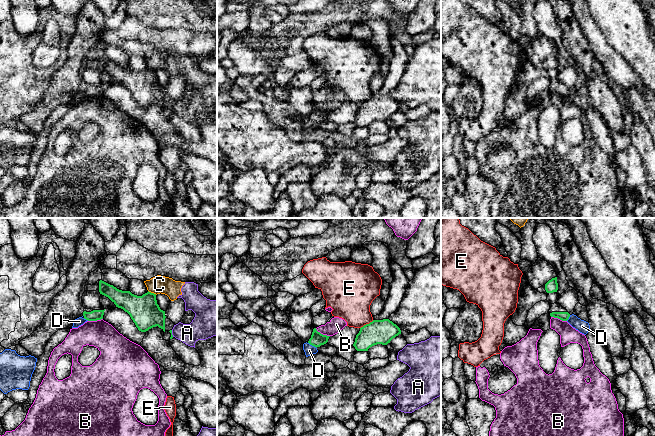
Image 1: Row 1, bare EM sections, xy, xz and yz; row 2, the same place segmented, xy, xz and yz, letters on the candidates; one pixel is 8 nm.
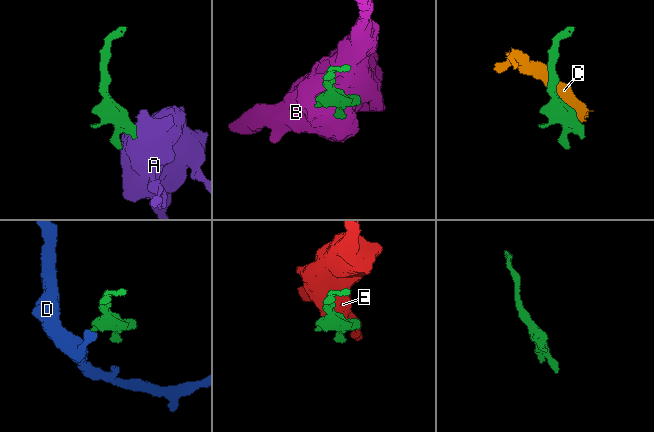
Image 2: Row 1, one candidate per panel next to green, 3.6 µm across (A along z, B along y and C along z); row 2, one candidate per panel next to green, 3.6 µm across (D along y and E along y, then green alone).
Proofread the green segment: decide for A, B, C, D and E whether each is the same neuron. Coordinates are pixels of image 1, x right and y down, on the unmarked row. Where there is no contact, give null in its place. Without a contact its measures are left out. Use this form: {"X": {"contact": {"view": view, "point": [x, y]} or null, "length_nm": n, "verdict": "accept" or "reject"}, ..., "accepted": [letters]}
{"A": {"contact": {"view": "xy", "point": [171, 109]}, "length_nm": 60, "verdict": "reject"}, "B": {"contact": {"view": "yz", "point": [559, 94]}, "length_nm": 130, "verdict": "reject"}, "C": {"contact": {"view": "xy", "point": [152, 69]}, "length_nm": 80, "verdict": "reject"}, "D": {"contact": {"view": "xz", "point": [312, 121]}, "length_nm": 90, "verdict": "reject"}, "E": {"contact": {"view": "xz", "point": [366, 100]}, "length_nm": 130, "verdict": "reject"}, "accepted": []}

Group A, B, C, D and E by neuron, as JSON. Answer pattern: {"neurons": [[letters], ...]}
{"neurons": [["A", "C"], ["B"], ["D"], ["E"]]}

